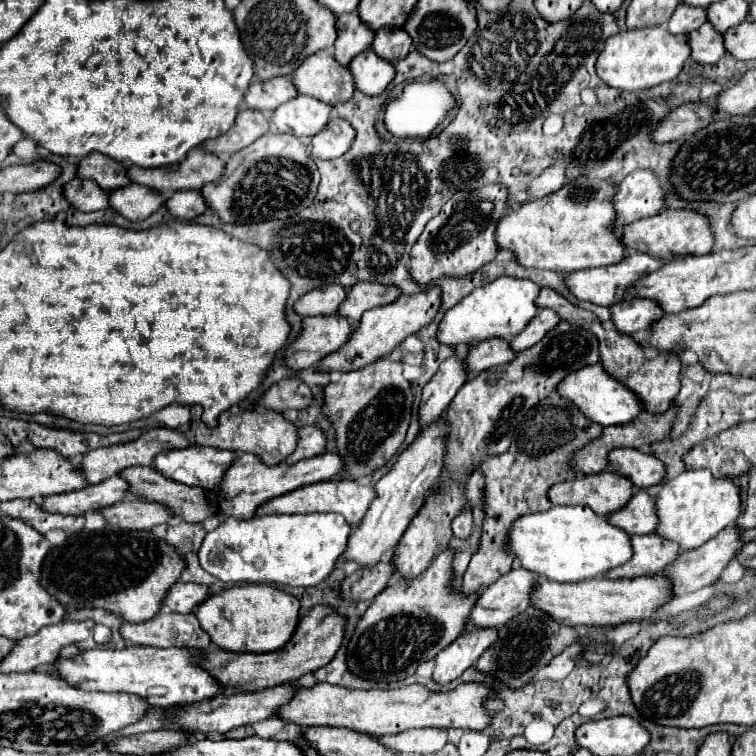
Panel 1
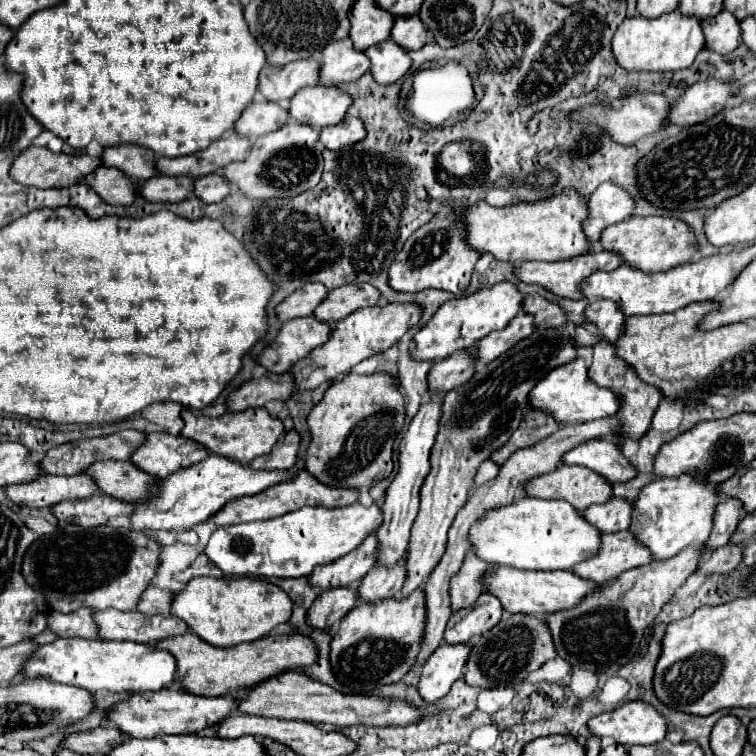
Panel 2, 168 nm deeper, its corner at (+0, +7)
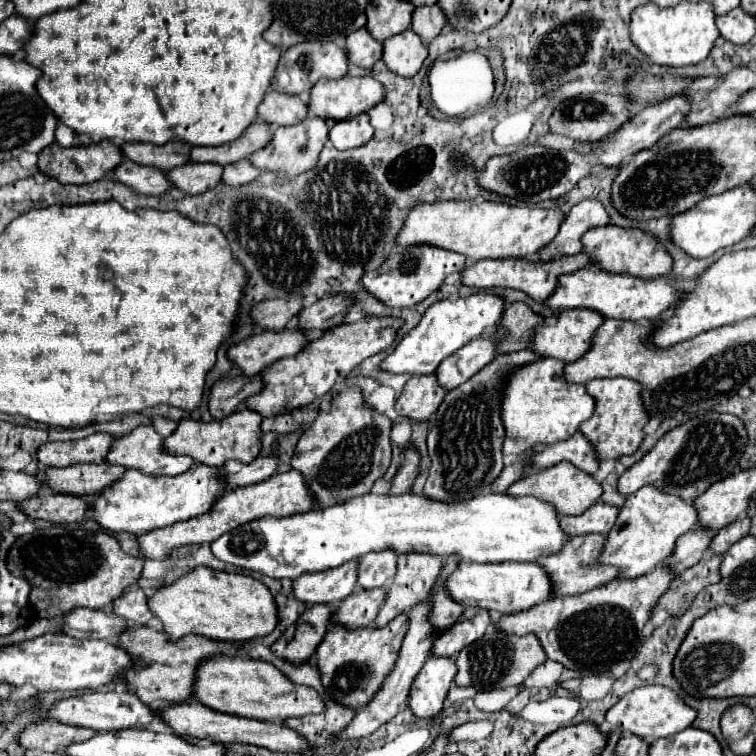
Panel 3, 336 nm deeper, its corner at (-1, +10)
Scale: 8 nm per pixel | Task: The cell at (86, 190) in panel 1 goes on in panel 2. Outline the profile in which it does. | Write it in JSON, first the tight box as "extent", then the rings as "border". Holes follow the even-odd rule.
{"extent":[85,165,139,205],"border":[[[101,165],[85,177],[87,185],[95,189],[109,205],[131,205],[139,197],[139,187],[117,167]]]}

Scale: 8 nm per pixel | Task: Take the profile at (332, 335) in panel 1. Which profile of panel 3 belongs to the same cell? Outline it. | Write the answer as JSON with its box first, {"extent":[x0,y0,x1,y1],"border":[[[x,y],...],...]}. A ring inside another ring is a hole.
{"extent":[228,328,308,374],"border":[[[284,328],[280,332],[264,330],[248,336],[228,350],[228,358],[246,374],[260,374],[264,368],[284,356],[294,356],[308,346],[306,334],[300,328]]]}

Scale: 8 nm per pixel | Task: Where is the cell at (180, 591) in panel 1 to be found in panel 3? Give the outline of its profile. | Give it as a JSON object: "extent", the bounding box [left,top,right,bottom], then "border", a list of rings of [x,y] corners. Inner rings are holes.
{"extent":[112,588,154,626],"border":[[[132,588],[128,592],[124,592],[114,604],[112,610],[126,618],[128,624],[136,624],[136,626],[144,626],[154,618],[154,612],[148,608],[148,596],[144,594],[142,588]]]}

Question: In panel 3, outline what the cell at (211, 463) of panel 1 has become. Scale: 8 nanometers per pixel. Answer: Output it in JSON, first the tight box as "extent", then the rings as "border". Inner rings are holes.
{"extent":[106,426,194,476],"border":[[[138,426],[124,438],[114,440],[106,460],[110,464],[120,464],[124,468],[134,468],[152,476],[176,476],[194,464],[194,458],[190,456],[168,454],[162,448],[162,442],[164,440],[154,430],[154,426]]]}

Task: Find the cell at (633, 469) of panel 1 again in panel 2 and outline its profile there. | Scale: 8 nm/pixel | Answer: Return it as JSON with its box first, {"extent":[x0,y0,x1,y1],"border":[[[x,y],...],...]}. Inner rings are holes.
{"extent":[561,439,635,483],"border":[[[611,439],[585,441],[585,443],[573,447],[569,453],[565,453],[561,463],[583,465],[583,467],[603,475],[609,483],[629,481],[631,477],[635,477],[633,465],[621,455],[621,449],[615,443],[611,443]]]}

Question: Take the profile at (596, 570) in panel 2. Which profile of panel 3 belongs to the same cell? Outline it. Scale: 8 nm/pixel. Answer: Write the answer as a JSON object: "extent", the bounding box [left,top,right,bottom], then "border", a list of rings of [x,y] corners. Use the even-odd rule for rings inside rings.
{"extent":[538,534,618,594],"border":[[[604,534],[572,536],[566,542],[566,548],[562,548],[562,552],[558,552],[554,556],[546,556],[546,560],[538,560],[538,564],[542,564],[548,572],[548,576],[554,580],[554,584],[558,584],[558,594],[582,594],[582,592],[602,586],[618,576],[618,568],[612,568],[612,566],[606,566],[600,562],[604,544],[606,544]]]}

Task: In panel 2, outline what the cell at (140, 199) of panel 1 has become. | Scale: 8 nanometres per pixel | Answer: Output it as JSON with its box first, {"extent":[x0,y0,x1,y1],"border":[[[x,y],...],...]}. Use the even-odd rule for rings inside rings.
{"extent":[139,175,193,203],"border":[[[157,175],[151,177],[149,181],[145,181],[139,191],[141,197],[145,197],[147,201],[165,201],[165,203],[173,203],[173,201],[183,201],[193,193],[193,177],[167,177],[167,175]]]}

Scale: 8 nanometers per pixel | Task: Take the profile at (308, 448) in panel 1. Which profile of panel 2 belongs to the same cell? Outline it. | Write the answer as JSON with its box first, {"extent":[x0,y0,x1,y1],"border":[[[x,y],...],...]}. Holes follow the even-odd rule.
{"extent":[249,429,299,469],"border":[[[291,429],[289,433],[285,433],[285,437],[281,441],[275,443],[275,447],[271,449],[269,455],[257,457],[253,459],[253,463],[249,463],[249,467],[259,469],[291,469],[297,457],[297,449],[299,449],[299,435],[295,429]]]}

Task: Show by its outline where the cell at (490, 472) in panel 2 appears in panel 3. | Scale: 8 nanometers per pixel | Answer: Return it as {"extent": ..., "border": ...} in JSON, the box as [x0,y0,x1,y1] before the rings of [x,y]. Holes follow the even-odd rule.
{"extent":[502,358,596,462],"border":[[[544,358],[534,364],[528,364],[526,368],[518,368],[506,386],[506,396],[502,398],[502,422],[506,424],[506,440],[504,440],[504,460],[514,462],[518,456],[524,456],[530,448],[534,446],[546,446],[554,444],[558,440],[568,440],[582,422],[586,422],[594,408],[596,408],[596,398],[586,392],[584,384],[572,384],[564,376],[564,366],[566,362],[558,358]]]}

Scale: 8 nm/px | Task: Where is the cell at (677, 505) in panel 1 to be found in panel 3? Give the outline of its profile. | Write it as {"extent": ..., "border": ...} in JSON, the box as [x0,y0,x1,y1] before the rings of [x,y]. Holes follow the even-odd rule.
{"extent":[600,484,698,578],"border":[[[648,484],[626,498],[614,528],[606,536],[606,546],[600,560],[602,564],[618,566],[622,578],[638,578],[670,558],[674,554],[676,540],[694,528],[698,528],[698,510],[694,504]]]}

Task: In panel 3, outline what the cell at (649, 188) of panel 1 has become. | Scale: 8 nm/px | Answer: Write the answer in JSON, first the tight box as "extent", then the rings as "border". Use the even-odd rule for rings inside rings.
{"extent":[538,200,610,260],"border":[[[582,200],[576,204],[568,214],[566,220],[560,226],[560,232],[556,238],[538,254],[540,260],[552,260],[556,256],[572,256],[578,252],[584,252],[582,236],[596,226],[606,226],[610,222],[610,216],[604,210],[604,204],[600,200]]]}

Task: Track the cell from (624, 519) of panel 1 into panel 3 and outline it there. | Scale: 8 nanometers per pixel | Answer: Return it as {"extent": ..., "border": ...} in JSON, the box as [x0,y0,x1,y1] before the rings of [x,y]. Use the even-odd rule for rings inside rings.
{"extent":[562,502,620,536],"border":[[[596,502],[580,516],[564,516],[562,528],[566,528],[568,536],[580,536],[580,534],[590,534],[590,532],[608,534],[610,528],[614,528],[618,520],[618,512],[620,510],[616,506]]]}

